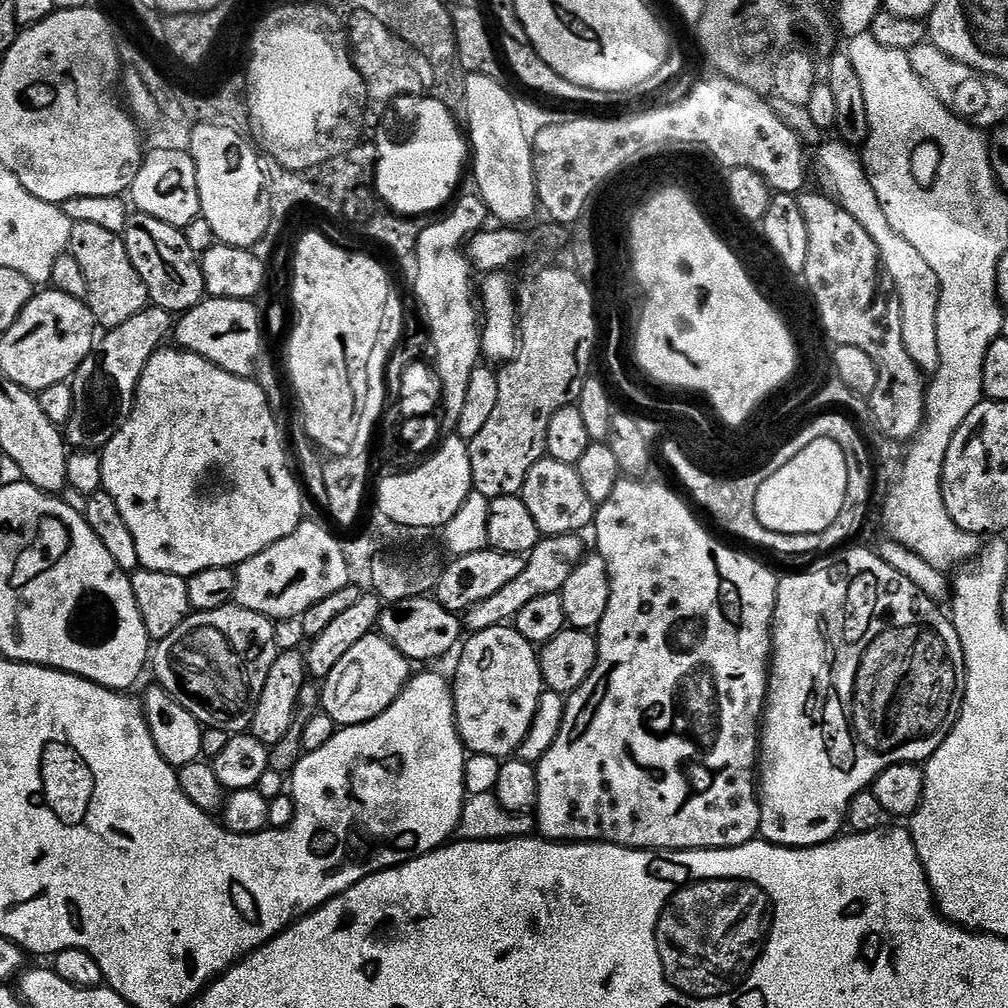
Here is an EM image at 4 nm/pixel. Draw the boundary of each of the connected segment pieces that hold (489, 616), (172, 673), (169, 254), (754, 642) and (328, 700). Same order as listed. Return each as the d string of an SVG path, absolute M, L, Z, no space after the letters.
M579 535L546 536L541 539L539 546L529 552L524 564L522 574L508 583L498 594L486 598L486 602L478 602L478 606L463 613L462 620L469 633L490 630L495 624L508 624L515 621L516 615L534 598L542 598L546 594L558 594L566 586L566 578L570 578L572 571L580 565L586 555L584 544Z
M235 602L218 610L192 612L170 638L155 645L150 664L153 669L156 667L159 687L182 702L201 726L240 734L251 729L258 698L262 698L262 686L266 686L266 674L270 674L270 666L276 661L276 628L277 625L261 612L246 610Z
M136 214L122 233L130 262L142 278L153 305L173 314L183 314L206 299L203 270L198 253L190 246L181 229L154 216Z
M621 478L614 486L614 494L595 509L595 551L606 562L610 578L610 606L606 606L606 614L598 629L596 668L578 691L567 697L558 738L554 738L554 746L550 746L539 764L535 765L539 788L534 815L539 835L545 840L690 852L705 848L737 848L757 839L760 831L758 733L762 728L762 713L768 695L772 615L776 609L778 576L754 557L739 556L734 549L719 544L696 521L695 514L688 509L689 501L681 496L664 484L647 484L644 478Z
M373 634L362 638L362 642L357 642L343 656L342 662L338 662L338 666L334 666L334 670L330 670L330 674L323 677L320 707L338 726L370 722L374 718L378 718L378 714L386 711L404 691L404 687L410 679L408 668L410 668L410 661L384 636Z

